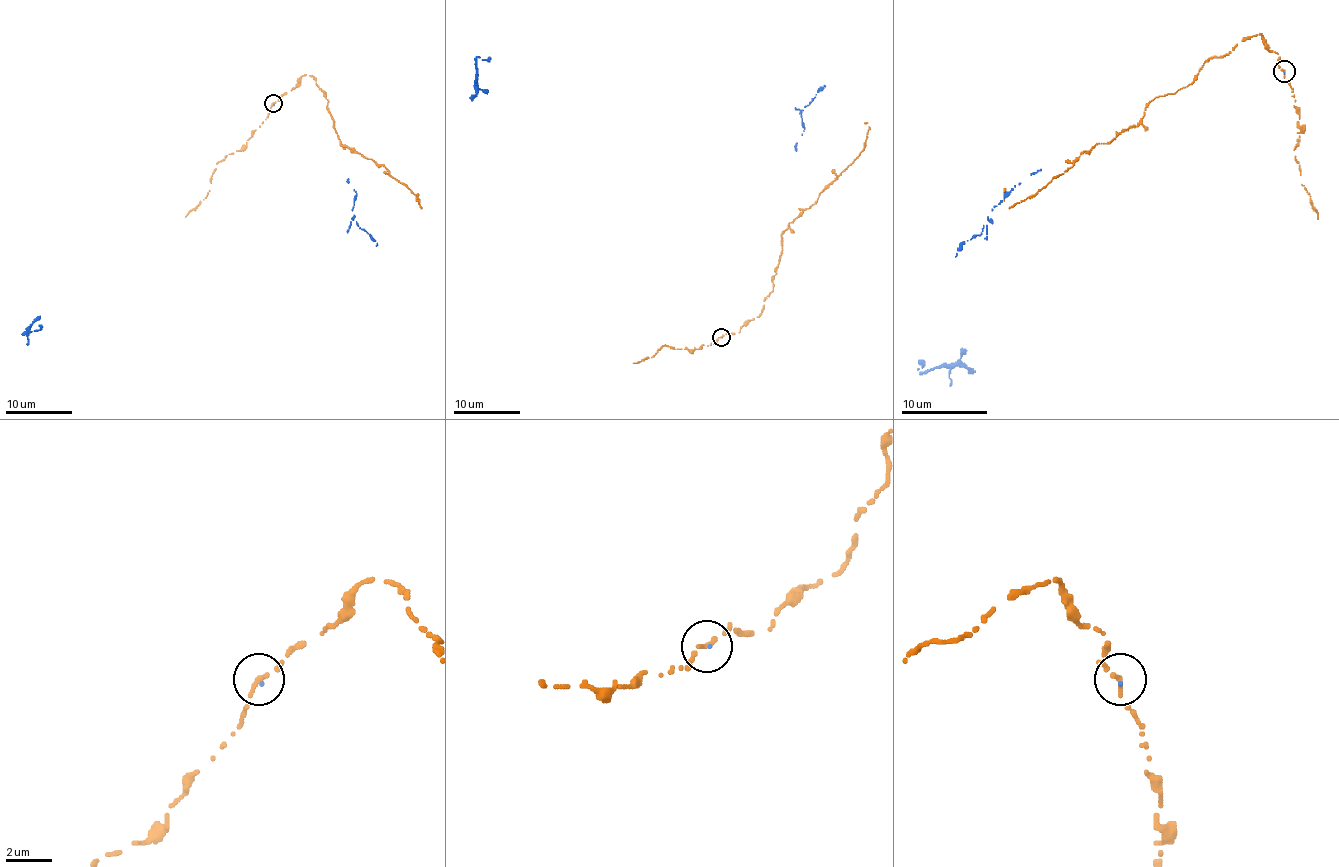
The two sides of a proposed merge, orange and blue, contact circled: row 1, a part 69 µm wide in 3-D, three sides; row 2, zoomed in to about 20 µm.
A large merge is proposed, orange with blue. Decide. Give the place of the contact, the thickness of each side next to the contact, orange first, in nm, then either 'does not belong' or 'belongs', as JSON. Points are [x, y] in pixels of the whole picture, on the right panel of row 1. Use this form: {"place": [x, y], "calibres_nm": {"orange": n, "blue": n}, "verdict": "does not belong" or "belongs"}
{"place": [1284, 71], "calibres_nm": {"orange": 170, "blue": 70}, "verdict": "belongs"}

